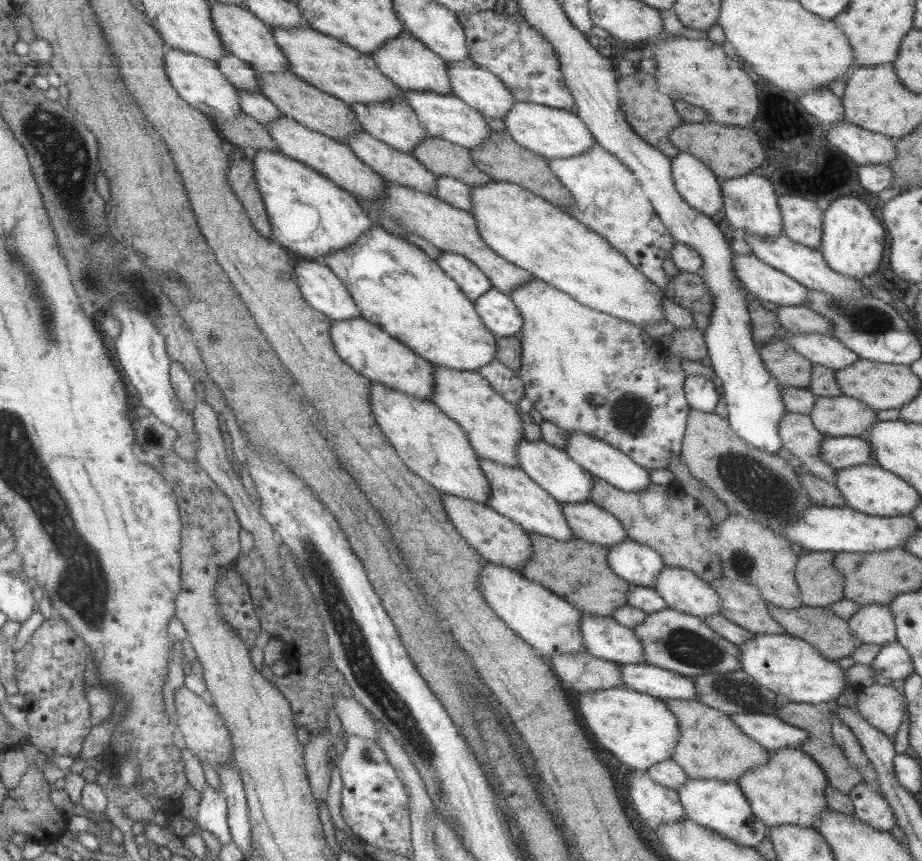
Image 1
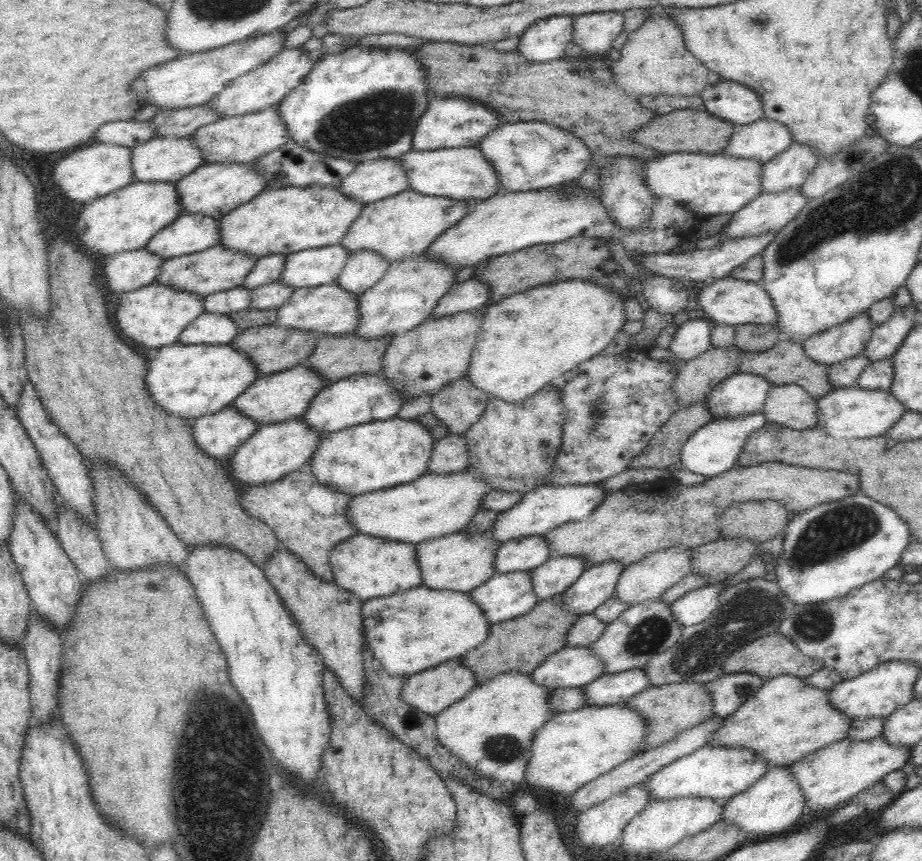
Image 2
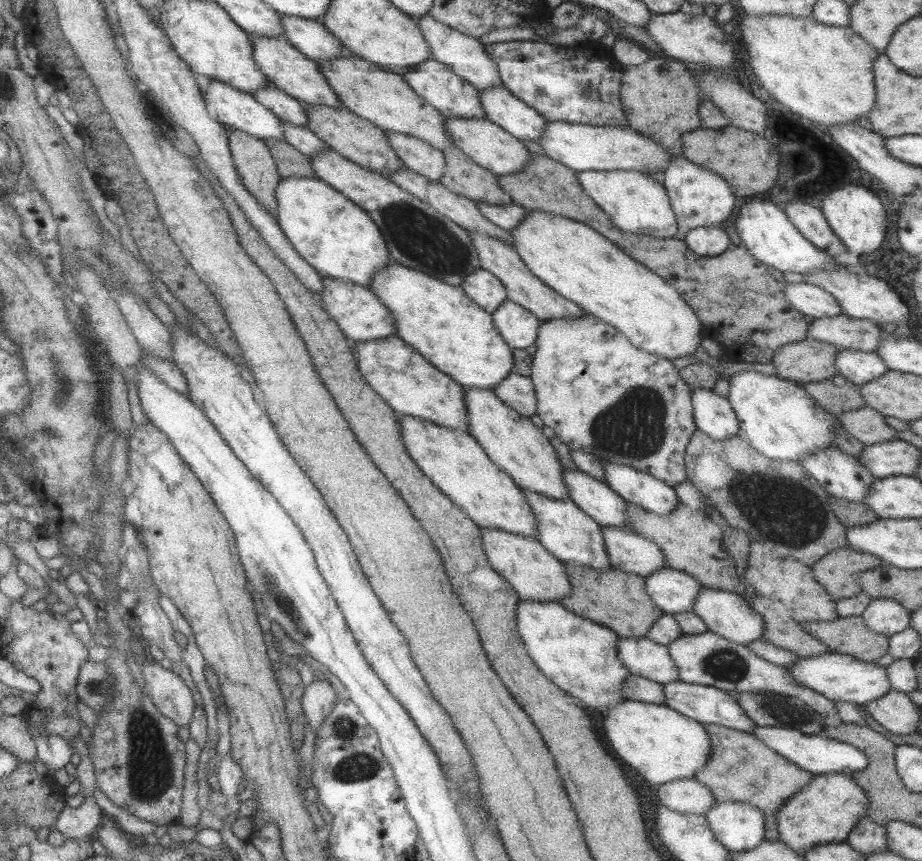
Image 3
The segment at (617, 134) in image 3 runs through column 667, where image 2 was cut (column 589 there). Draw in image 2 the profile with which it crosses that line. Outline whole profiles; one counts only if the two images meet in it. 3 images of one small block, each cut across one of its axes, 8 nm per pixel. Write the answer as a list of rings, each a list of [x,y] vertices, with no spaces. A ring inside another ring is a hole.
[[[540,121],[498,125],[488,136],[483,136],[476,147],[492,164],[499,188],[509,192],[536,191],[572,182],[584,174],[594,158],[572,133]]]

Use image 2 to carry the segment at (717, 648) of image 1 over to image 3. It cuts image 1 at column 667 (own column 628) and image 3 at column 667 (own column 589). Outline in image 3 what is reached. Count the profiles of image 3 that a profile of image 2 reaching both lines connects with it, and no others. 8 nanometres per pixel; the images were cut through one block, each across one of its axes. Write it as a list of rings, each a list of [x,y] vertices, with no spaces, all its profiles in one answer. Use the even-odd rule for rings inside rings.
[[[707,630],[707,632],[701,632],[697,635],[679,634],[675,640],[671,640],[671,644],[668,644],[666,648],[675,667],[677,667],[677,675],[679,675],[681,682],[712,686],[730,693],[763,691],[793,696],[811,707],[827,723],[838,721],[839,714],[837,714],[837,708],[832,700],[825,698],[813,689],[799,685],[787,673],[787,669],[771,664],[768,660],[763,660],[742,644],[729,642],[729,640]]]

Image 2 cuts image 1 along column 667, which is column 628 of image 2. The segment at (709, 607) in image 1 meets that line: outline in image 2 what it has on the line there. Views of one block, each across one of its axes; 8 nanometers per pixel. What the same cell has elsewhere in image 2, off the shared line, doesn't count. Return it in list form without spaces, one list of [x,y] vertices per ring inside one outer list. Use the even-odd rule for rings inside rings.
[[[678,548],[648,554],[642,560],[621,570],[612,597],[618,602],[627,604],[628,607],[646,602],[646,600],[656,600],[664,592],[672,588],[674,584],[682,580],[684,576],[691,573],[689,556],[692,556],[692,550],[684,551],[684,549]]]

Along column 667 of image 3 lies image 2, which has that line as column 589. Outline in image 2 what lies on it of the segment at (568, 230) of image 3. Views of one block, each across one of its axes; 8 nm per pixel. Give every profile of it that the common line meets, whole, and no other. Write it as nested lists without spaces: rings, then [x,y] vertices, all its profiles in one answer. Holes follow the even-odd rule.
[[[584,280],[542,284],[503,298],[484,313],[466,377],[474,388],[485,392],[489,398],[494,397],[508,404],[524,402],[544,390],[554,378],[562,377],[601,353],[626,322],[623,303],[617,292]]]

